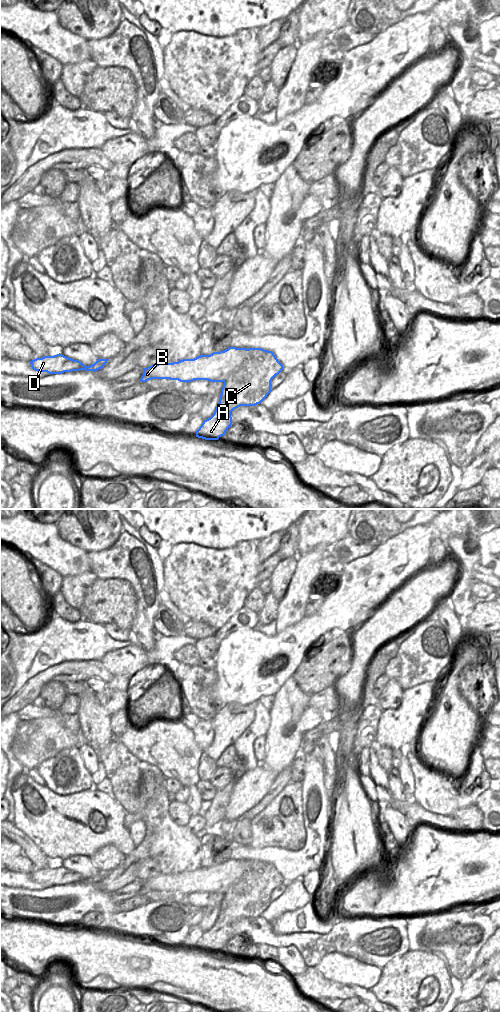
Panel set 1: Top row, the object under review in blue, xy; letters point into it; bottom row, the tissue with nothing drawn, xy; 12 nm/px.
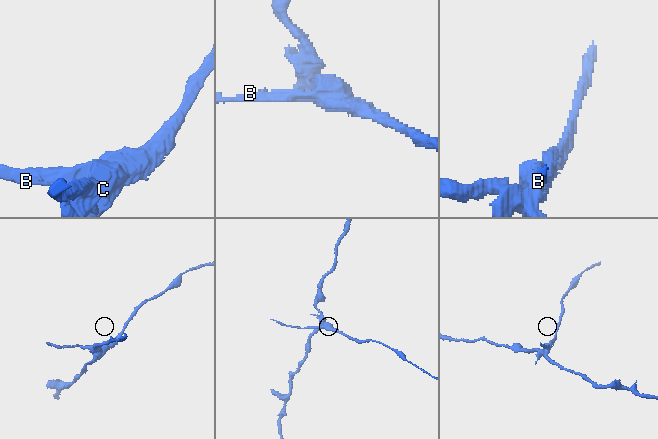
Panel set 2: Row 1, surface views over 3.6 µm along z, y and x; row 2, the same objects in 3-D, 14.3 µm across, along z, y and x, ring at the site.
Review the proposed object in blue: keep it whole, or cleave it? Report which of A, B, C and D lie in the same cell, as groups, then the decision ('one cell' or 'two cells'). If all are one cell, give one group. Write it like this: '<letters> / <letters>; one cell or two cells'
A C / B D; two cells

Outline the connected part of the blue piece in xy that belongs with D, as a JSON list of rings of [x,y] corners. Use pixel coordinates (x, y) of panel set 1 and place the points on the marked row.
[[[62,354],[54,356],[44,356],[30,361],[33,370],[38,372],[47,372],[49,374],[62,374],[64,372],[72,371],[97,371],[104,367],[109,359],[97,359],[97,361],[90,365],[85,366],[78,360],[68,358]]]

